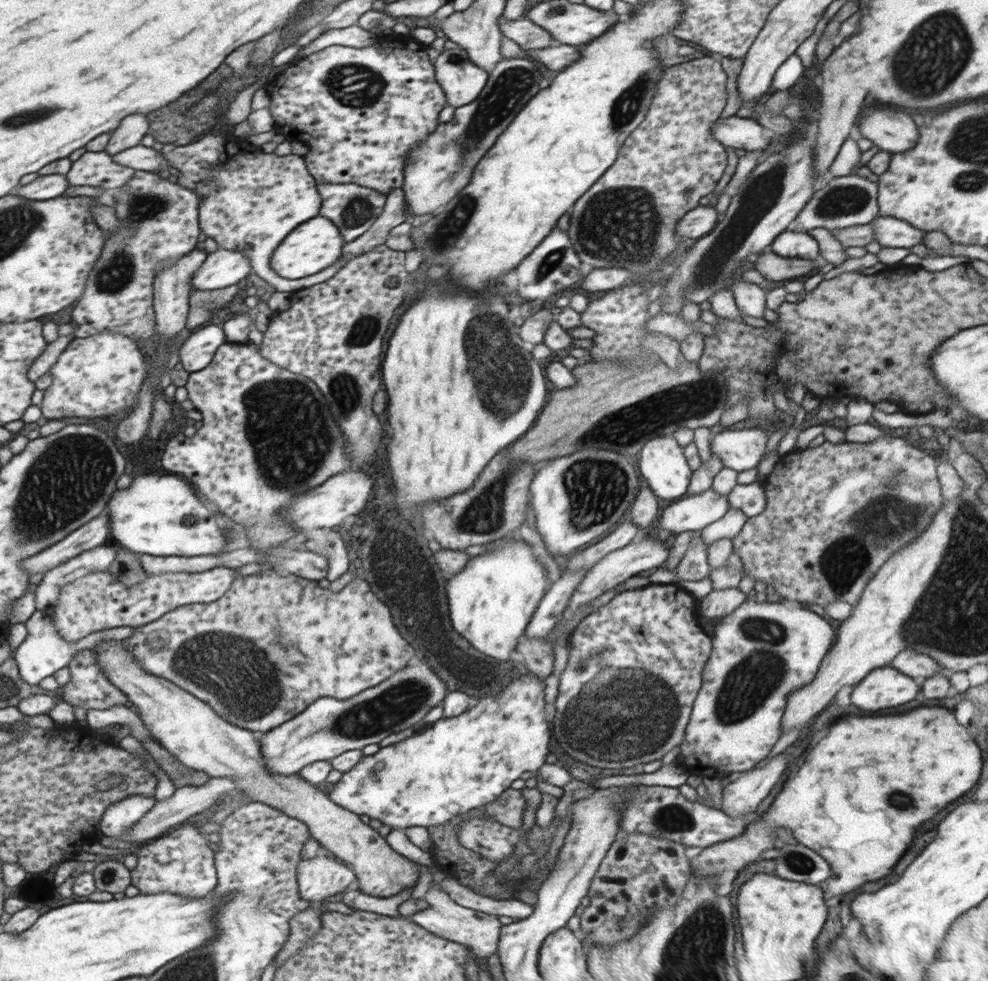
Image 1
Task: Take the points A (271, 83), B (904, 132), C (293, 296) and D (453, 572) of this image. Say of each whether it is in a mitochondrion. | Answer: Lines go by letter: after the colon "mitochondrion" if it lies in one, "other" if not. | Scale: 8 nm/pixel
A: other
B: other
C: other
D: other

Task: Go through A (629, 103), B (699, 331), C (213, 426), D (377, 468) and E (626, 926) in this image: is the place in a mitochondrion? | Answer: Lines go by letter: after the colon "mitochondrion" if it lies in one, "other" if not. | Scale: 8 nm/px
A: mitochondrion
B: other
C: other
D: other
E: mitochondrion

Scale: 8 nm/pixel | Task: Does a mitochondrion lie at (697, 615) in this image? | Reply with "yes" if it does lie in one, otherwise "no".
no

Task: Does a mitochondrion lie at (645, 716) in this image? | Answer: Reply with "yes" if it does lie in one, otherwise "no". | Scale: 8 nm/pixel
yes

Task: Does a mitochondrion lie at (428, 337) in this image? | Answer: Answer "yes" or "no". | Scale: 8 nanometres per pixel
no

